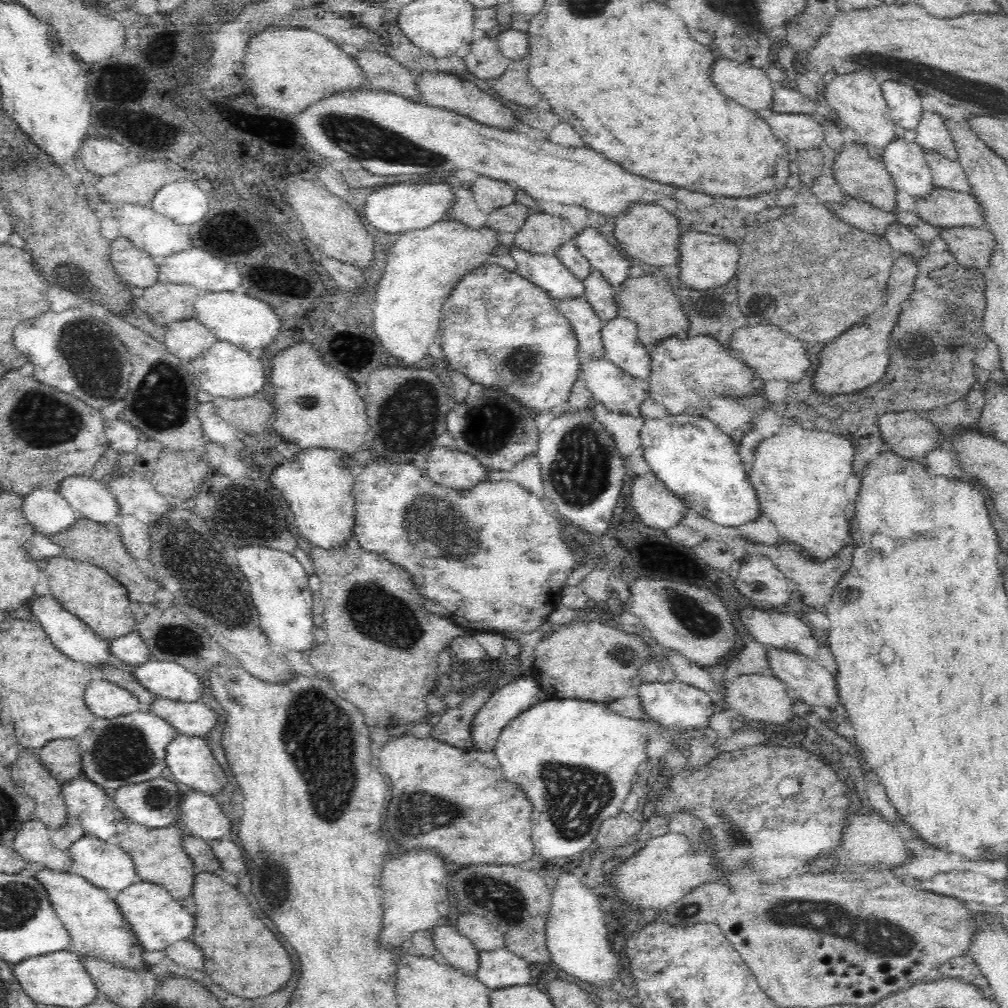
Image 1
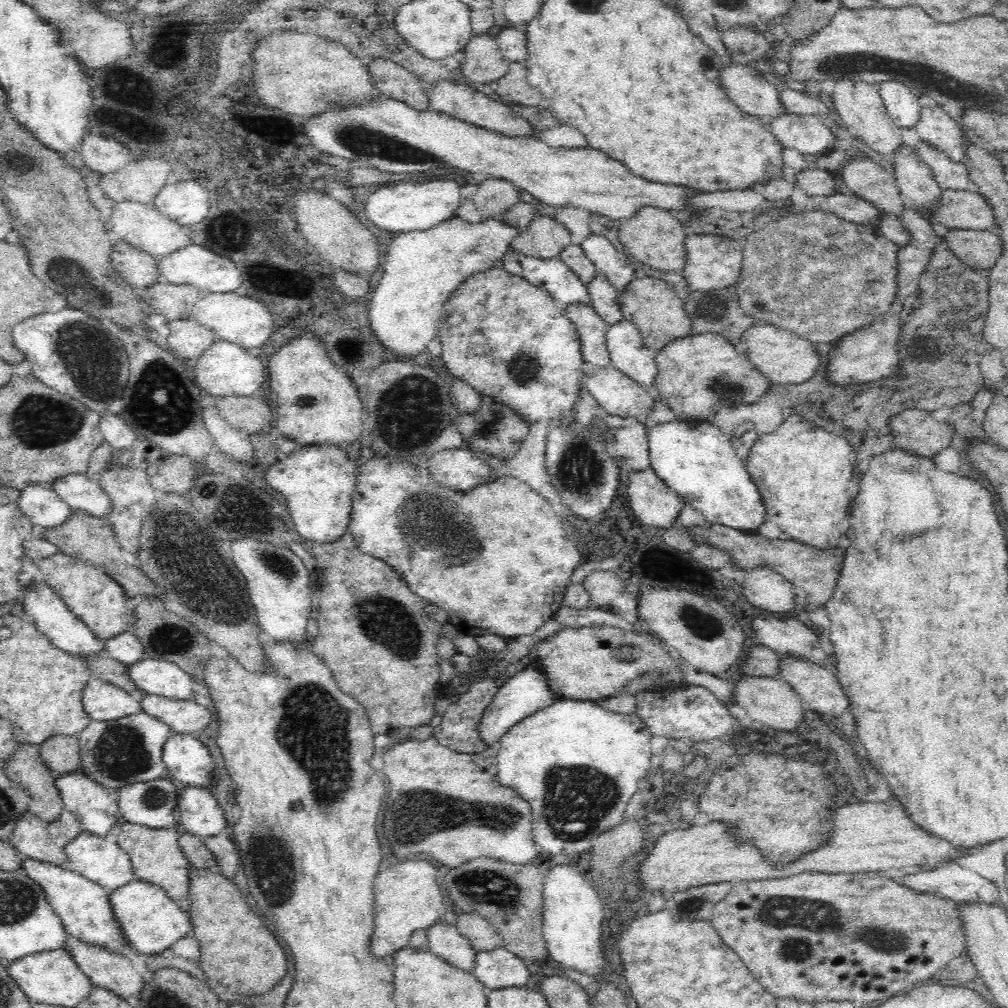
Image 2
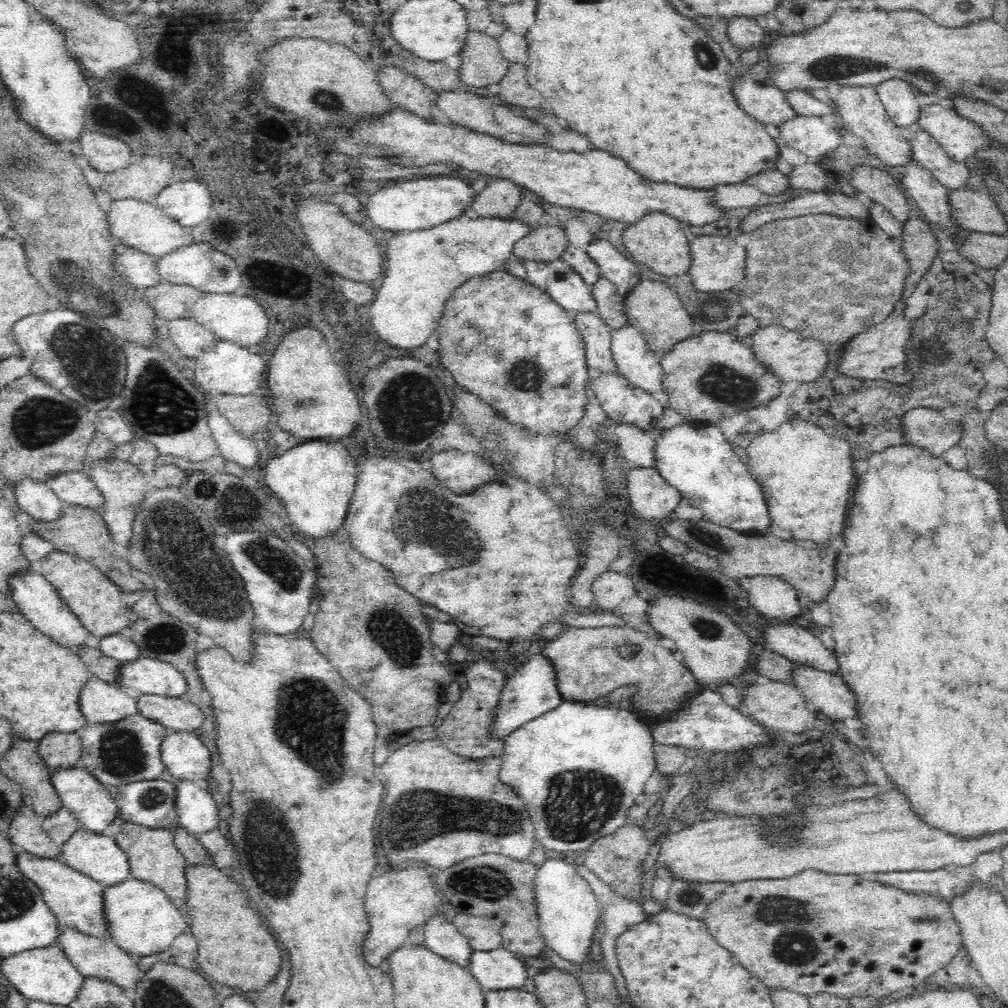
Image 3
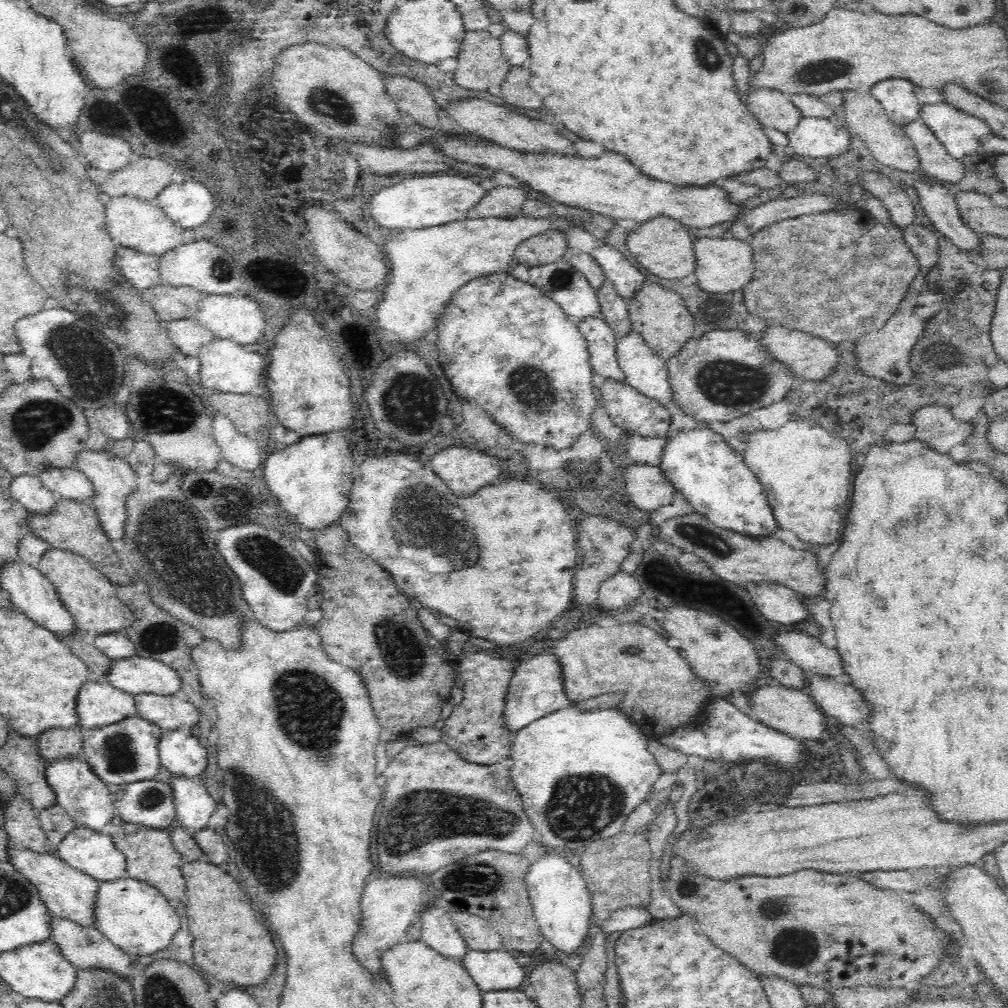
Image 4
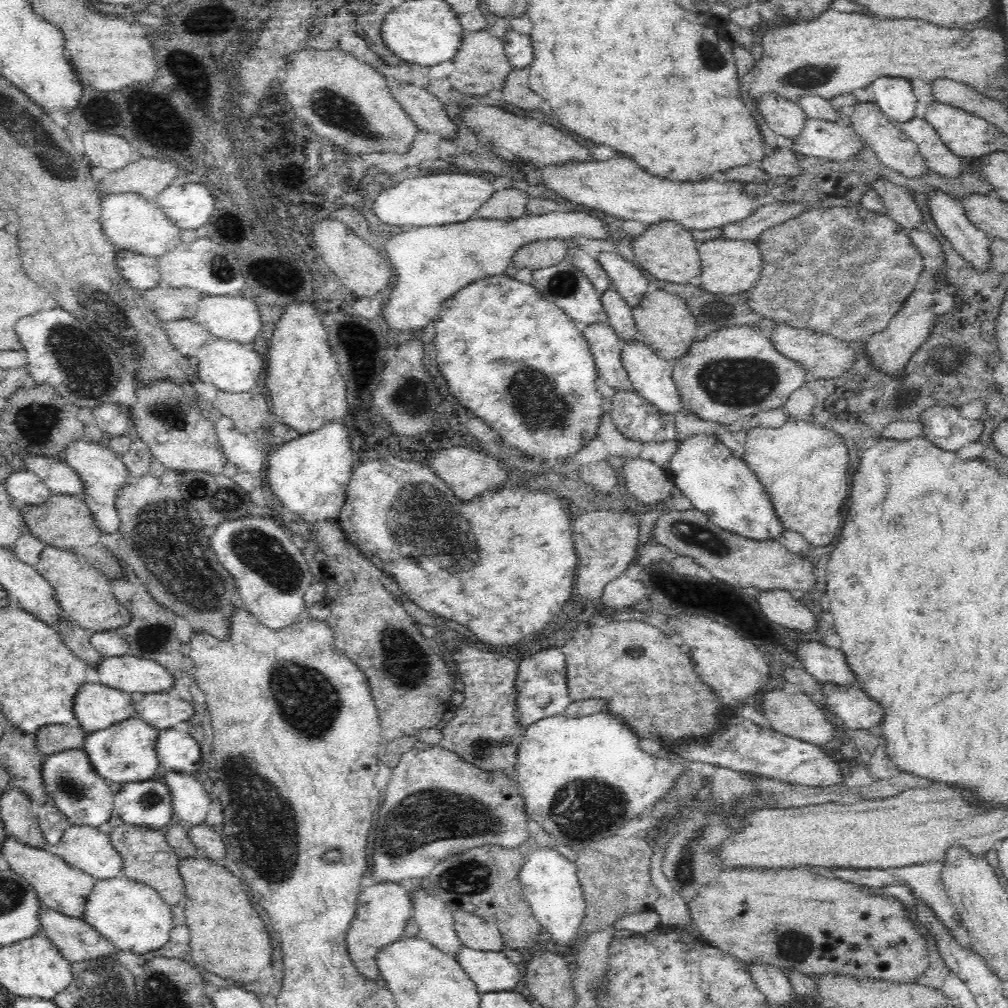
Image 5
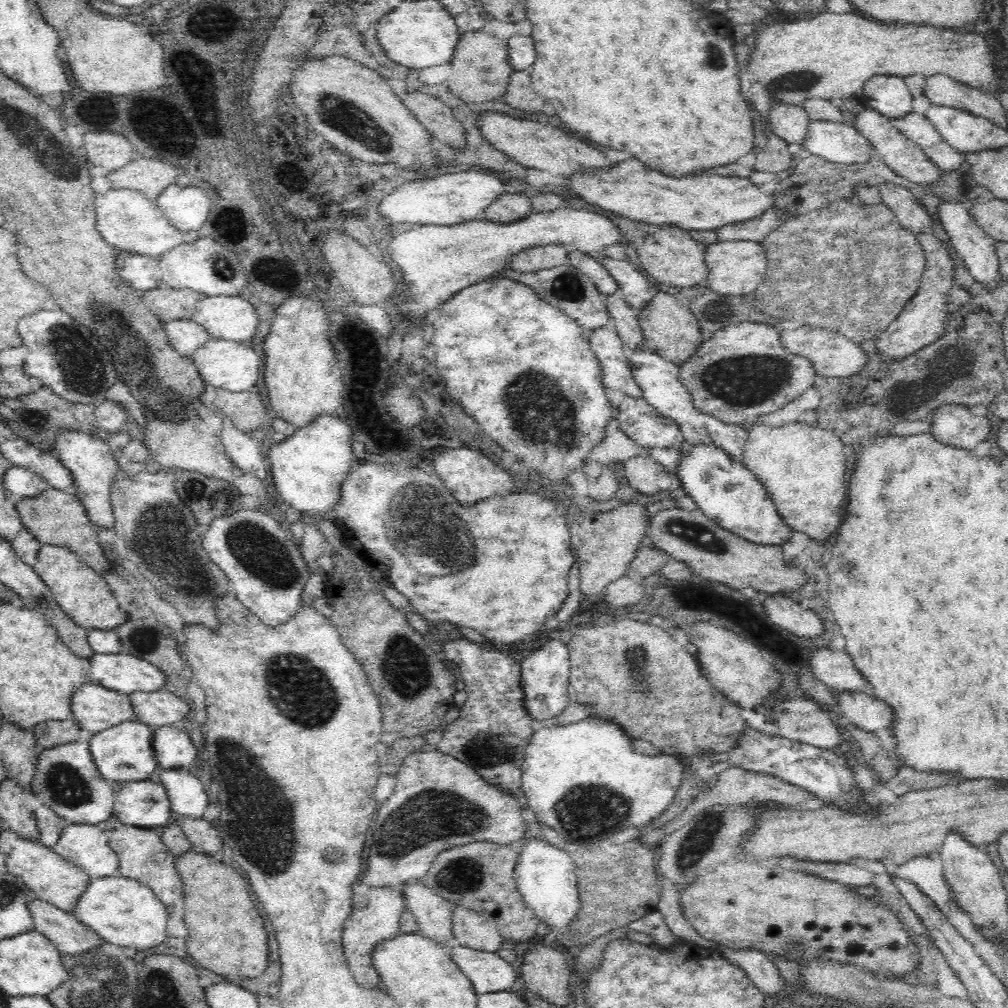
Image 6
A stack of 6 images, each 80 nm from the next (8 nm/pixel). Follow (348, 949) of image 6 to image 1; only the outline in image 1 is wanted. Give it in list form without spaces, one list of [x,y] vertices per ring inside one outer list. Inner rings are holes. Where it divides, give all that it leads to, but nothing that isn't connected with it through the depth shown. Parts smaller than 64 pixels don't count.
[[[408,850],[384,864],[380,878],[380,887],[384,891],[384,924],[380,942],[398,947],[414,932],[432,930],[444,922],[444,916],[450,910],[450,891],[446,885],[450,870],[446,864],[450,863],[438,856],[438,852],[432,854],[430,850]]]

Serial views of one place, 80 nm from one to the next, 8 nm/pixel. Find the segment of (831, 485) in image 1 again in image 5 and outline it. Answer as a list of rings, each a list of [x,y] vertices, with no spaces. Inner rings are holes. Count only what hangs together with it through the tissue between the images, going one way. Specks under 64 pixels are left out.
[[[803,418],[799,420],[788,420],[783,426],[778,428],[762,428],[754,424],[753,428],[746,433],[747,439],[745,451],[742,456],[743,460],[757,474],[759,481],[765,486],[765,491],[769,494],[775,513],[781,520],[783,528],[799,532],[812,547],[824,547],[830,544],[830,542],[836,538],[836,532],[838,532],[838,528],[840,528],[840,526],[836,526],[836,524],[842,520],[842,516],[840,516],[838,512],[842,510],[842,504],[844,504],[846,498],[848,498],[848,462],[850,462],[850,458],[848,458],[848,446],[846,446],[844,439],[837,432],[832,432],[832,430],[824,427],[812,426],[811,423],[803,421]],[[824,512],[826,512],[826,514],[824,514]],[[810,520],[812,520],[812,522],[810,522]],[[826,520],[834,522],[834,526],[824,526]]]

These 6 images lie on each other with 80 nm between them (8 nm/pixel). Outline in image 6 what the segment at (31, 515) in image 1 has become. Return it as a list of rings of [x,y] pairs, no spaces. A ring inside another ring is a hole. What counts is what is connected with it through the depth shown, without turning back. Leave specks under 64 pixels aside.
[[[14,465],[4,478],[5,489],[19,499],[36,498],[46,492],[48,483],[32,470]]]

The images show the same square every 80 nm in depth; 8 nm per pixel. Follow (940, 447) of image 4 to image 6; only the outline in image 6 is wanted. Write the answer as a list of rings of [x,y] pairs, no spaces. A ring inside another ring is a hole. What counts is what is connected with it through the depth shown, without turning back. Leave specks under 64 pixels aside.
[[[940,405],[931,412],[928,419],[931,419],[928,433],[934,440],[946,446],[964,448],[968,451],[984,441],[991,431],[990,419],[972,416],[966,405]]]

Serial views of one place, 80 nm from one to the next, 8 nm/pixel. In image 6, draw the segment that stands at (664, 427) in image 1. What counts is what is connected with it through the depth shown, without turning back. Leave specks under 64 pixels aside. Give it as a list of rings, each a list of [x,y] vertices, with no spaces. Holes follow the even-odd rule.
[[[702,441],[685,447],[676,466],[682,494],[690,496],[697,508],[718,526],[754,544],[775,546],[782,546],[792,532],[785,520],[781,519],[768,491],[756,475],[743,462],[737,461],[720,448],[720,445]]]

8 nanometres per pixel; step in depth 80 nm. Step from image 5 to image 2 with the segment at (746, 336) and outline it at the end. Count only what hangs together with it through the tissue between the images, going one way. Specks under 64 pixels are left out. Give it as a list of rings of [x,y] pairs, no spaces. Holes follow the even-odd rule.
[[[690,334],[668,341],[655,359],[657,373],[652,386],[658,392],[658,401],[679,418],[693,417],[710,423],[720,404],[758,402],[766,394],[769,383],[742,350],[719,334]]]

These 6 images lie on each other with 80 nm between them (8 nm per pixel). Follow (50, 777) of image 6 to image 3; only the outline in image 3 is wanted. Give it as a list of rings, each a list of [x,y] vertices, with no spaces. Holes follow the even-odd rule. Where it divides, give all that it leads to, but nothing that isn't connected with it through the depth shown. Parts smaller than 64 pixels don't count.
[[[62,766],[51,770],[52,784],[55,786],[64,808],[67,808],[76,817],[78,829],[102,833],[112,822],[119,817],[118,805],[114,794],[94,776],[88,774],[82,767]]]

